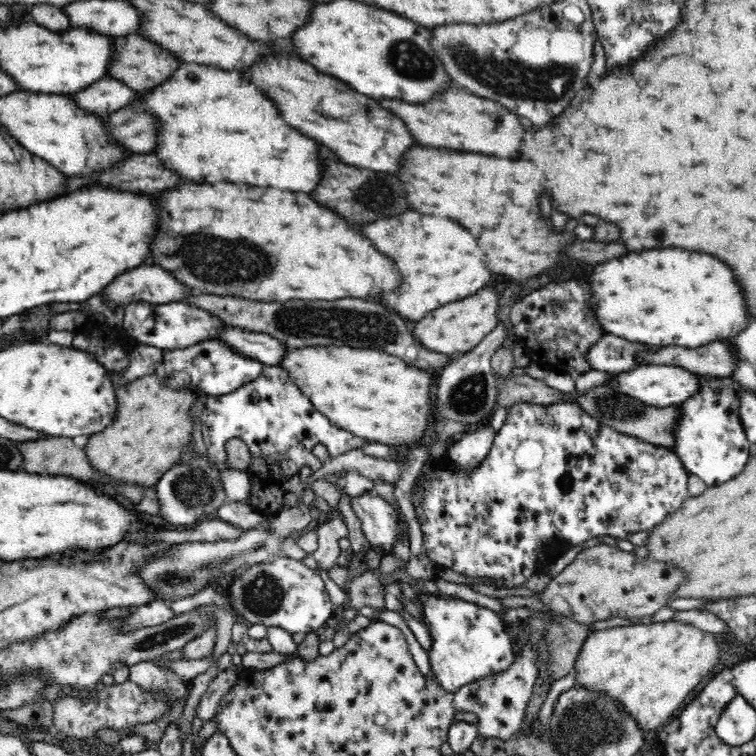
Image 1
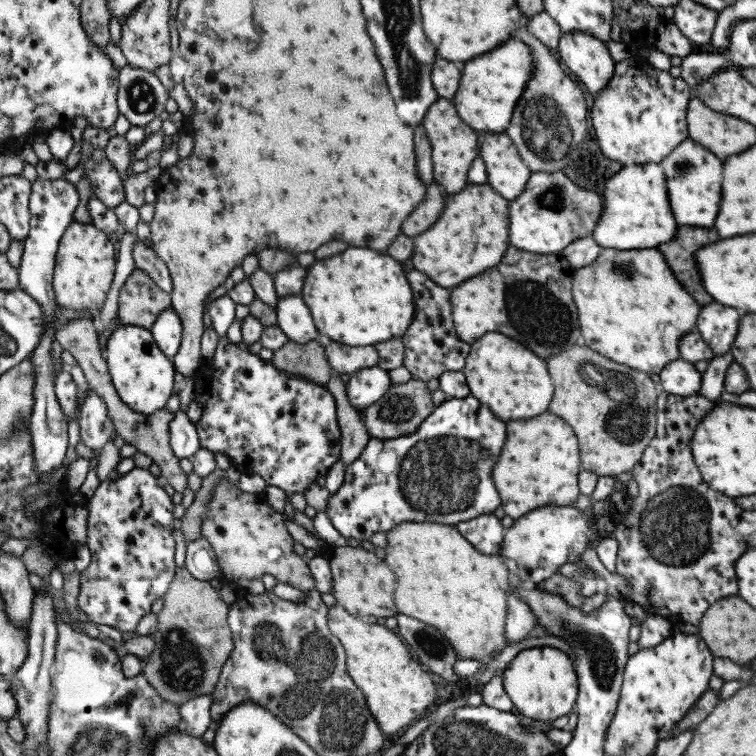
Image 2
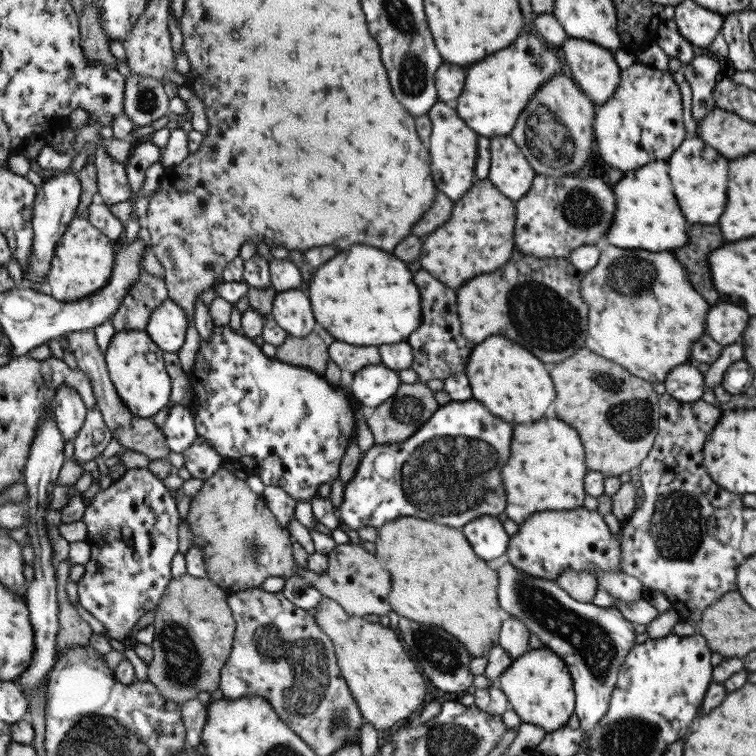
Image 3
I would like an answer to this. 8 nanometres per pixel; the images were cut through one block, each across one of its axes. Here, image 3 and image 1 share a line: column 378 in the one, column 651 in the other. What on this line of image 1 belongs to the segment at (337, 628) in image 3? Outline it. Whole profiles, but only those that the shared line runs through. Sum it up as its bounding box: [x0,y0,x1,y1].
[576,620,720,732]

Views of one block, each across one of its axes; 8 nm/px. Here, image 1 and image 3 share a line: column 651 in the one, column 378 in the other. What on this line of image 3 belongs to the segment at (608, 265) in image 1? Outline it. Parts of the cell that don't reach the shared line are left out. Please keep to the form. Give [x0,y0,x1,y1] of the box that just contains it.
[307,246,419,348]

